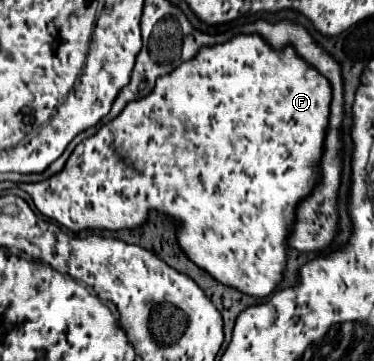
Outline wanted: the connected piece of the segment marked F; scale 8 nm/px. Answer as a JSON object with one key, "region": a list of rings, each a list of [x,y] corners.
{"region":[[[237,35],[231,41],[217,45],[217,47],[203,47],[199,55],[187,63],[181,63],[179,69],[173,73],[161,77],[155,85],[155,89],[135,101],[129,103],[119,117],[103,125],[97,135],[85,139],[83,143],[77,145],[77,149],[71,153],[67,159],[63,171],[57,175],[41,181],[41,183],[19,183],[23,191],[27,191],[37,205],[40,213],[45,217],[61,223],[69,231],[83,231],[83,229],[107,229],[107,231],[119,231],[119,229],[133,229],[139,227],[145,219],[149,209],[157,209],[167,215],[175,215],[175,219],[181,221],[179,229],[179,245],[187,253],[187,257],[205,269],[209,275],[213,275],[217,281],[231,285],[247,295],[255,297],[267,297],[273,293],[275,285],[281,281],[281,273],[285,269],[285,237],[289,233],[291,221],[295,217],[295,207],[297,203],[313,189],[315,181],[319,181],[320,167],[317,167],[317,159],[321,159],[323,153],[323,139],[325,139],[325,127],[327,127],[327,117],[329,117],[329,103],[331,103],[331,87],[325,77],[321,77],[313,67],[309,67],[305,61],[301,61],[291,49],[283,51],[273,51],[269,45],[259,37],[259,35]]]}

